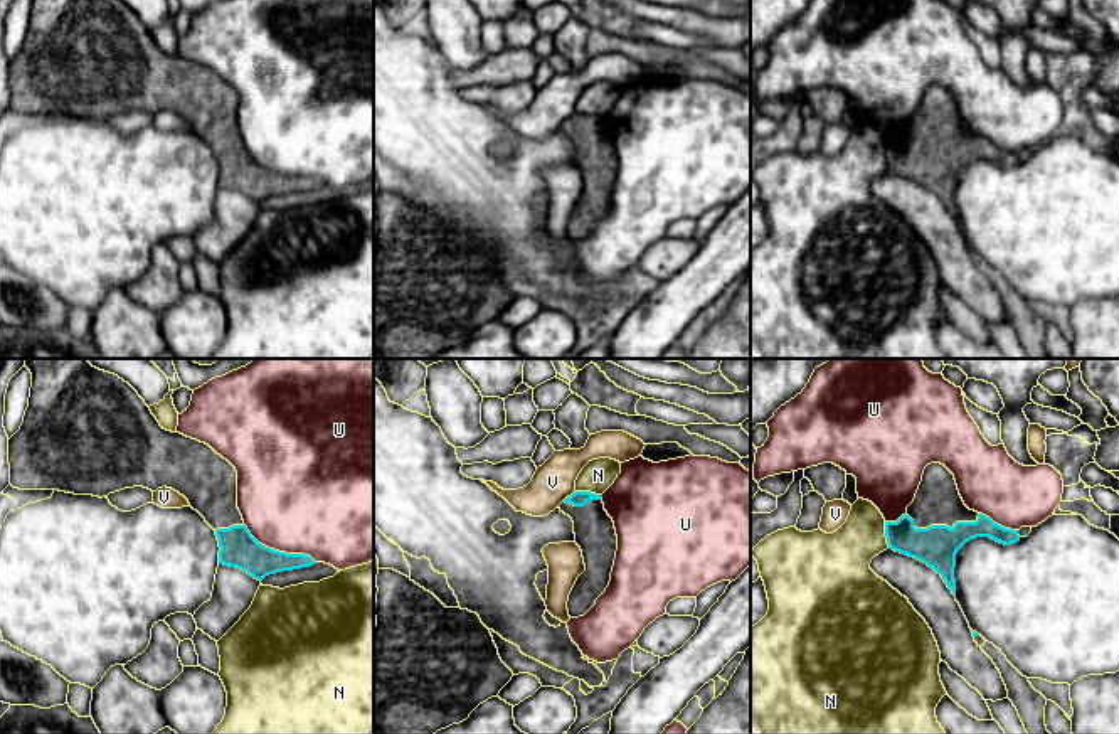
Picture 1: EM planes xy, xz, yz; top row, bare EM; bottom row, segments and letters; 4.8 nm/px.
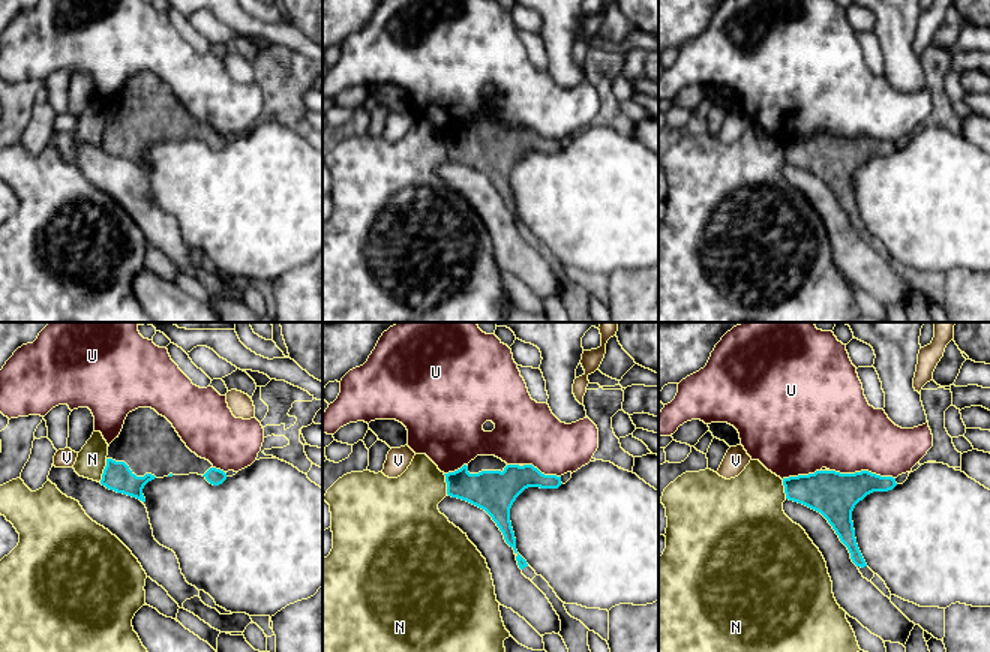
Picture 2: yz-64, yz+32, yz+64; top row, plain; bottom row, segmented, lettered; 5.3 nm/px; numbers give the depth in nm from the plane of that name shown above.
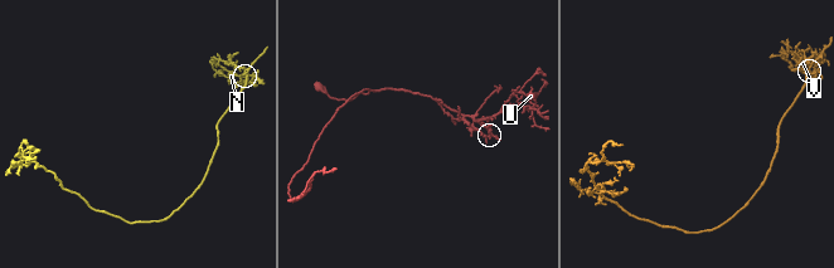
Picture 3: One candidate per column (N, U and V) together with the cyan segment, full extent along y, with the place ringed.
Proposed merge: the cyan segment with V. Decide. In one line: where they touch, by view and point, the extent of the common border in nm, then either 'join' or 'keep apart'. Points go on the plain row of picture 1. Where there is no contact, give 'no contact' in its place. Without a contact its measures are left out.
xz (567, 120) | 80 nm | keep apart

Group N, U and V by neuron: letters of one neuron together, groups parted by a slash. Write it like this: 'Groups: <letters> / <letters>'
Groups: N / U / V

